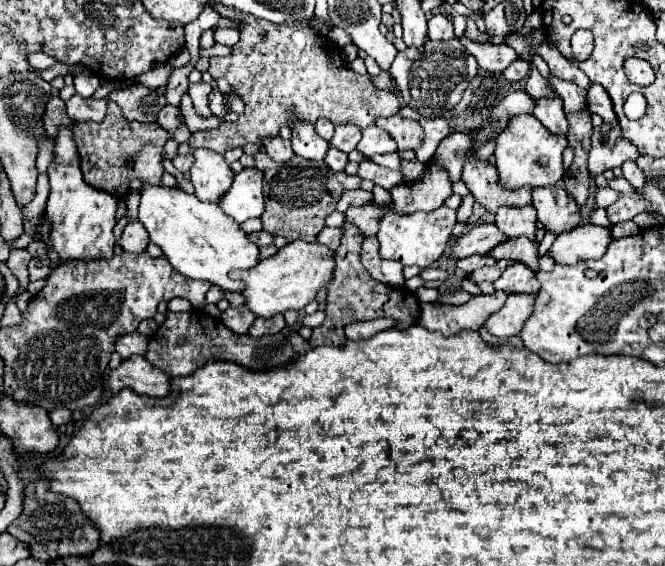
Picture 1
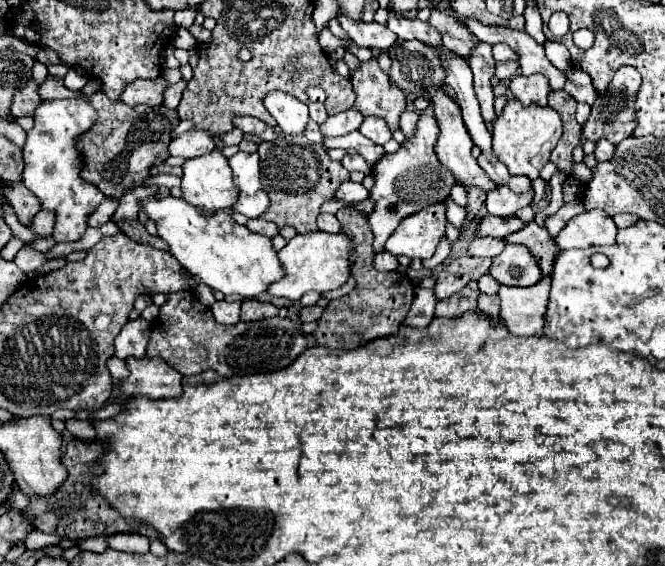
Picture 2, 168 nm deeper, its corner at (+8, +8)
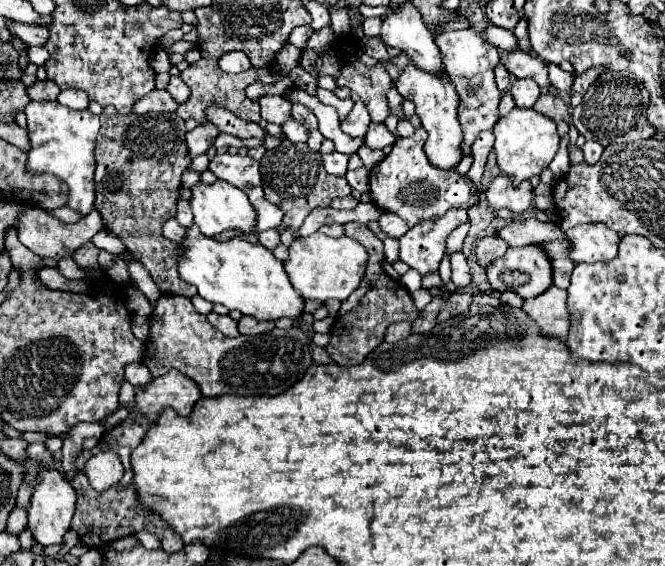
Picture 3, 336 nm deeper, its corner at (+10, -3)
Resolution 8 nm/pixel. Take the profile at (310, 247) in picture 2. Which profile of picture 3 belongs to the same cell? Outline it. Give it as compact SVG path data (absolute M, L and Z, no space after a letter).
M312 233L308 237L292 241L290 257L284 263L284 269L290 275L292 287L302 295L304 301L316 299L324 303L328 299L338 299L338 301L348 299L348 295L360 285L364 277L366 261L368 261L368 253L358 241L346 235L332 239L322 233Z

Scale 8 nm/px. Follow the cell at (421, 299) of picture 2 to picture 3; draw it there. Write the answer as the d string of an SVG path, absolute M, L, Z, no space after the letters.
M392 323L386 331L386 341L394 343L394 341L400 341L400 339L406 339L412 335L412 325L410 323Z

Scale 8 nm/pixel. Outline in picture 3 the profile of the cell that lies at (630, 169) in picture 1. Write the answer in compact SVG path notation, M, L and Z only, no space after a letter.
M586 141L584 147L582 147L582 151L584 151L584 161L588 165L592 165L592 163L598 163L604 147L600 143L596 143L596 141Z

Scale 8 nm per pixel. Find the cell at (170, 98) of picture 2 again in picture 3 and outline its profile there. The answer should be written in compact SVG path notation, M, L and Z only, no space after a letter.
M172 77L170 85L168 85L168 93L172 95L172 99L176 99L176 103L184 103L190 95L188 87L184 85L184 81L180 77Z

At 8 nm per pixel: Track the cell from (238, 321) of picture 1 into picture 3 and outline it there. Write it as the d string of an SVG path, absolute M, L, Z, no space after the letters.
M208 313L208 321L226 337L236 337L238 329L236 329L236 321L230 315L218 315L218 313Z

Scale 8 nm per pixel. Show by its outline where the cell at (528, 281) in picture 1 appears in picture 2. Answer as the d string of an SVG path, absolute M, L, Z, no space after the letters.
M506 244L502 254L498 254L490 266L490 274L506 286L534 286L542 280L542 270L536 258L516 244Z

